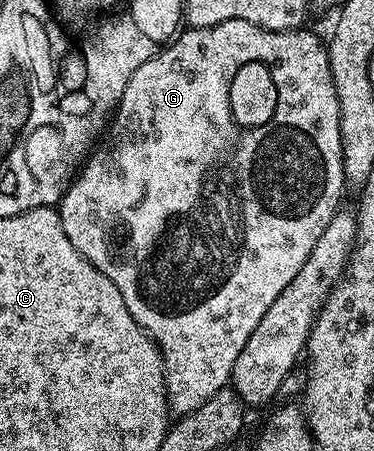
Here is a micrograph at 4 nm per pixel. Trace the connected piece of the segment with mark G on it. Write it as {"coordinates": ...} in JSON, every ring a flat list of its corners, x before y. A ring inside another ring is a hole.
{"coordinates":[[229,19,213,27,184,28,170,44,133,71,133,79,129,79,121,95,101,144,86,158,57,206,69,243,73,243,99,273,113,279,125,299,125,307,129,307,129,315,137,319,163,356,167,407,172,414,197,411,197,407,213,399,217,391,228,388,233,363,237,363,237,355,241,355,249,335,253,335,265,311,273,307,273,299,297,279,297,271,301,271,305,259,309,259,313,247,317,247,317,239,321,239,325,227,329,227,335,214,340,212,339,200,345,194,341,107,329,71,326,44,319,42,318,35,310,33,309,29,269,31,241,19]]}

